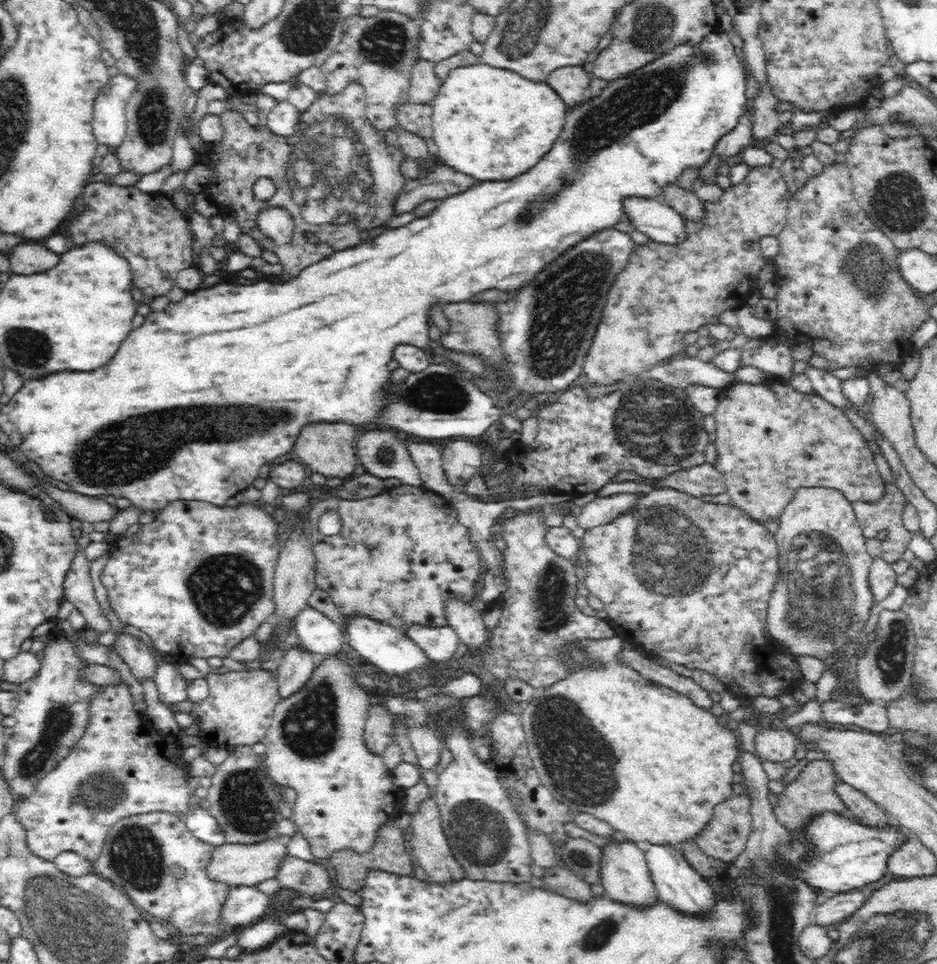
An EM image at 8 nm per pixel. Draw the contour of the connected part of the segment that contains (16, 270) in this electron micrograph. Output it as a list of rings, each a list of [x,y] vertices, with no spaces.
[[[29,242],[16,246],[8,255],[13,274],[36,274],[58,264],[58,254],[45,248],[41,242]]]

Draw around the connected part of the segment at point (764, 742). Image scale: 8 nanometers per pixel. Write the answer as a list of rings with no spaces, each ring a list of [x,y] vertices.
[[[760,728],[754,737],[754,750],[761,760],[785,762],[795,756],[799,748],[794,733],[778,728]]]

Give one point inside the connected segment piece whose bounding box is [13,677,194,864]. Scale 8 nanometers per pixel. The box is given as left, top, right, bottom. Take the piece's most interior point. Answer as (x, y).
(122, 766)

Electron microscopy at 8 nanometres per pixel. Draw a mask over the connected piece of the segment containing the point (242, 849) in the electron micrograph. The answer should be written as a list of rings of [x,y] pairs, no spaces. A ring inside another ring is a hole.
[[[279,835],[272,840],[258,844],[222,844],[215,847],[212,858],[206,866],[206,876],[228,888],[236,886],[257,886],[260,882],[273,878],[279,869],[282,858],[286,856],[286,843],[290,836]]]

